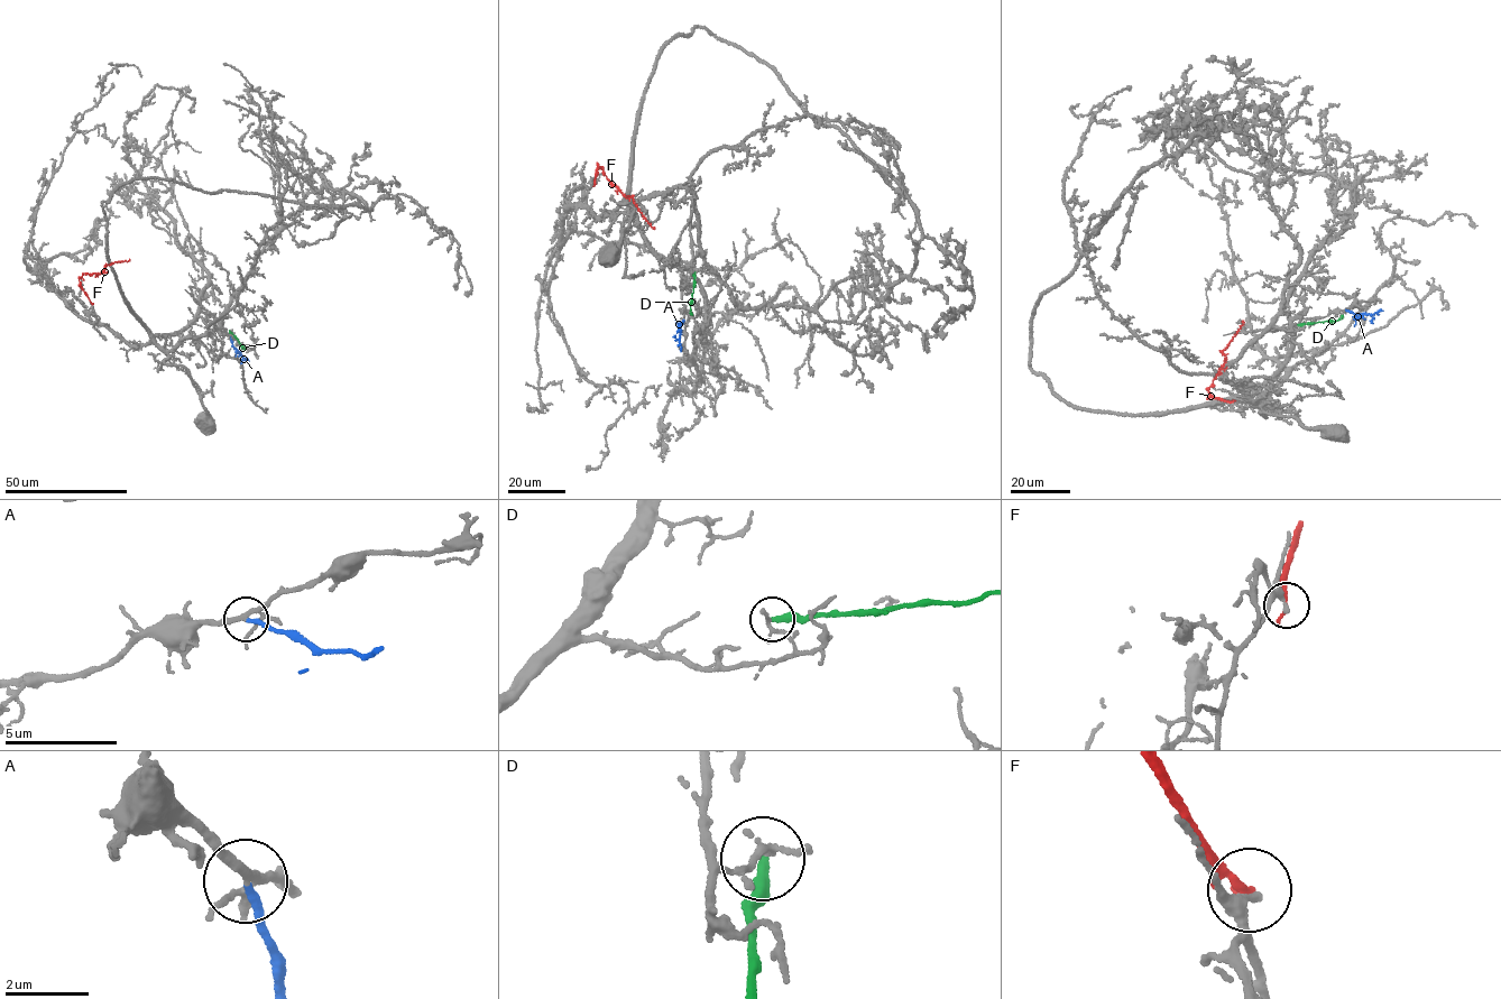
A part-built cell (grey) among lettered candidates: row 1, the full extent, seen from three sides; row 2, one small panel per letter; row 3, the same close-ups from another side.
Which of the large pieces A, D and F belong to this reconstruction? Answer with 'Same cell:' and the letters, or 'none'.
Same cell: A

